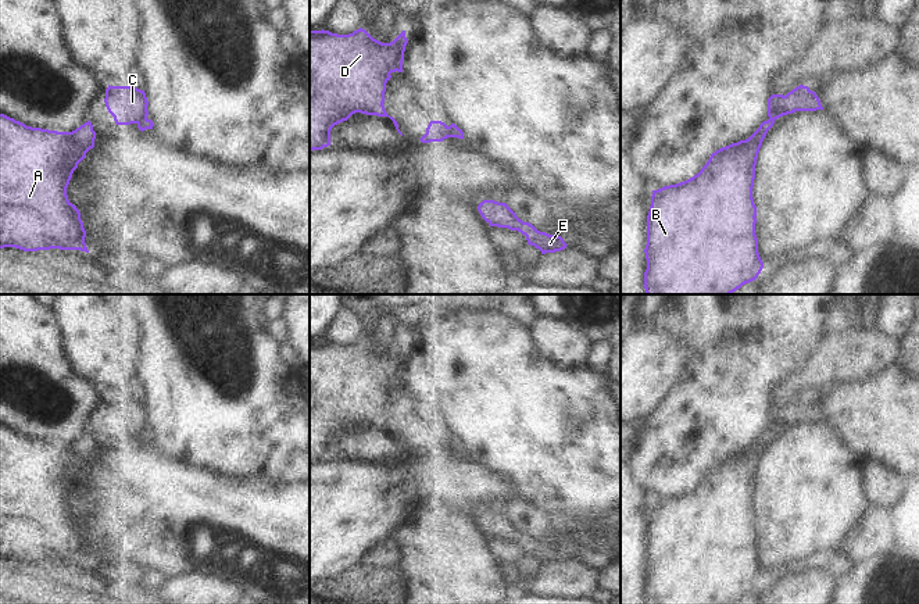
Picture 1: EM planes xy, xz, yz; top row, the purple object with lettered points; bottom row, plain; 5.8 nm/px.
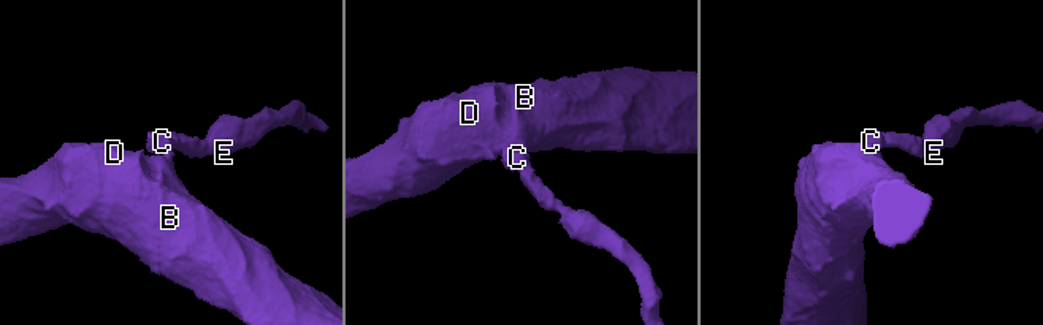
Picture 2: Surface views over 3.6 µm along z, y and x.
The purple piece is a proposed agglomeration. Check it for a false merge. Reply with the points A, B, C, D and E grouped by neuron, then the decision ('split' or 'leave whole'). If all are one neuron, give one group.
A B D / C E | split

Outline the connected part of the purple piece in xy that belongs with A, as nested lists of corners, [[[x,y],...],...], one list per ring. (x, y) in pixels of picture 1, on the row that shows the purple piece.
[[[0,114],[0,249],[24,251],[81,250],[89,253],[81,212],[67,196],[78,164],[94,147],[90,121],[72,132],[26,126]]]

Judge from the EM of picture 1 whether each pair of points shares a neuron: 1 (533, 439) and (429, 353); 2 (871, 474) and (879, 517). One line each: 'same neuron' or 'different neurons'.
1: same neuron
2: different neurons

